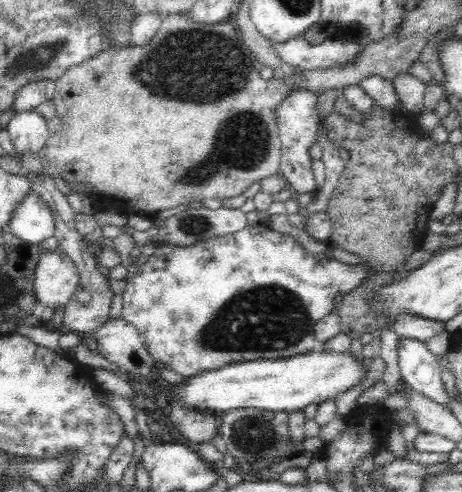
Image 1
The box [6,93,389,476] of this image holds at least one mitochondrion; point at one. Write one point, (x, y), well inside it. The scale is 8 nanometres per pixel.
(242, 324)

